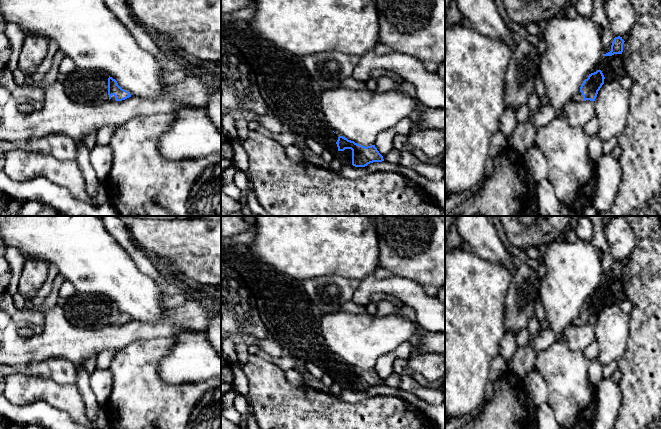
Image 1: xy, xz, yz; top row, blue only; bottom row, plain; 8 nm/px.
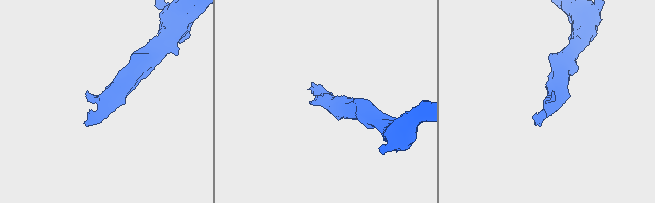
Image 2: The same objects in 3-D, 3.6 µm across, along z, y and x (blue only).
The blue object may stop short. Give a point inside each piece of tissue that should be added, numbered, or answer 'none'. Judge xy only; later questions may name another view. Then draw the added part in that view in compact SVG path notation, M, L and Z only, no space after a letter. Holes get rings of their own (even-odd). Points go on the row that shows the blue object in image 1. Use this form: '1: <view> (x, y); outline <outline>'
1: xy (83, 86); outline M86 68L77 69L63 75L61 81L66 95L80 104L99 105L116 101L115 96L108 95L108 78L103 72L93 72Z

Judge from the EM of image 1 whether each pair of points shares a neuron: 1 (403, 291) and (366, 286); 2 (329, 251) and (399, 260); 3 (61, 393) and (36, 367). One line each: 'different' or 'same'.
1: same
2: different
3: different

